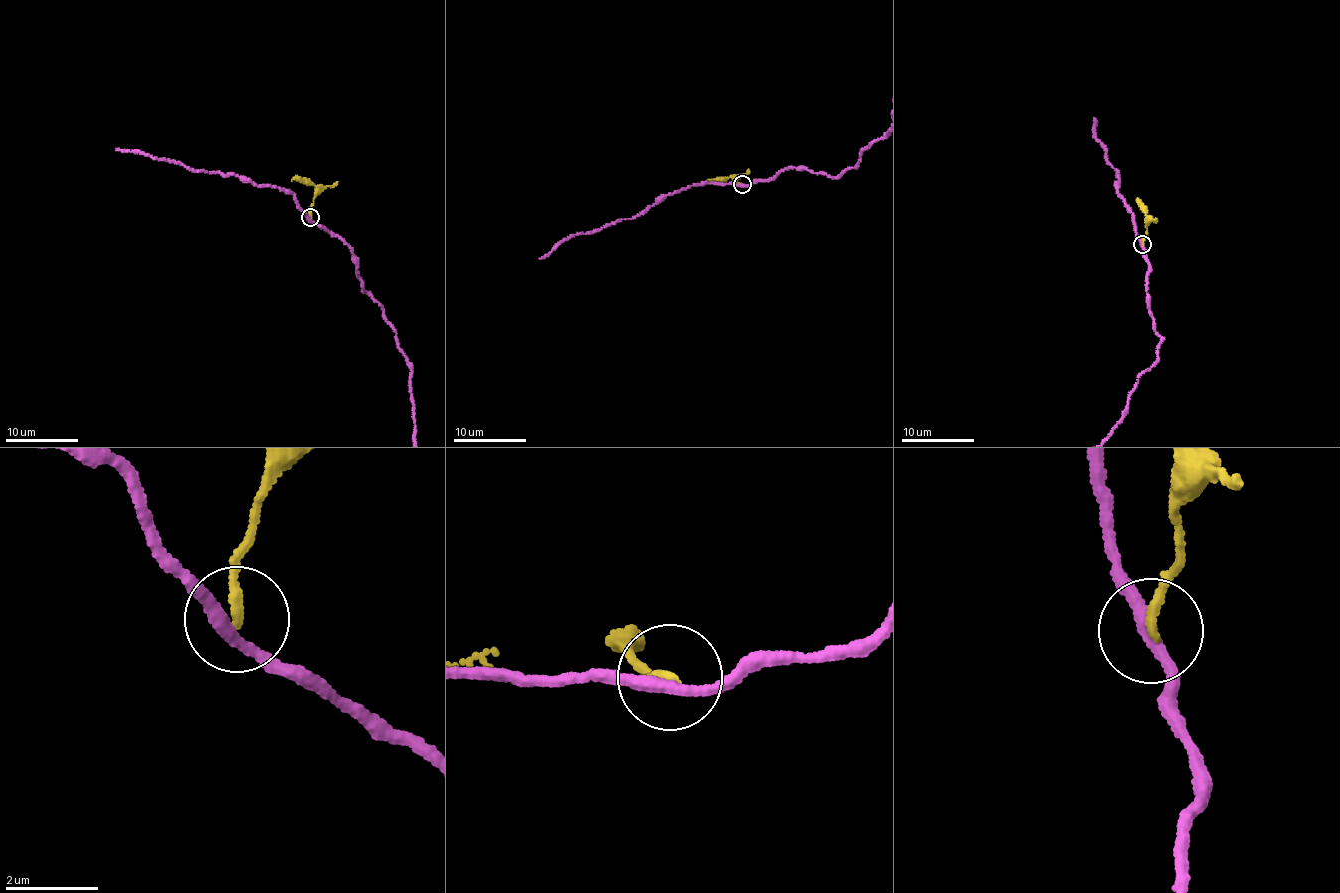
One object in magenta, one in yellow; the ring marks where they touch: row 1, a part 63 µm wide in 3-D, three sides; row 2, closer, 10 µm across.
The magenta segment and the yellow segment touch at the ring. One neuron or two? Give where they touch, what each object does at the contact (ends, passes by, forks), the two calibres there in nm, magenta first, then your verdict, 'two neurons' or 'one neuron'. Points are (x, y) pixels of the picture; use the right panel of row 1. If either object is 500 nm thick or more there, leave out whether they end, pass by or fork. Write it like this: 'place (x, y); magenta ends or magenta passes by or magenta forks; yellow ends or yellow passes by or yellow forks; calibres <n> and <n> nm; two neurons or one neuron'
place (1142, 244); magenta passes by; yellow ends; calibres 280 and 200 nm; two neurons

